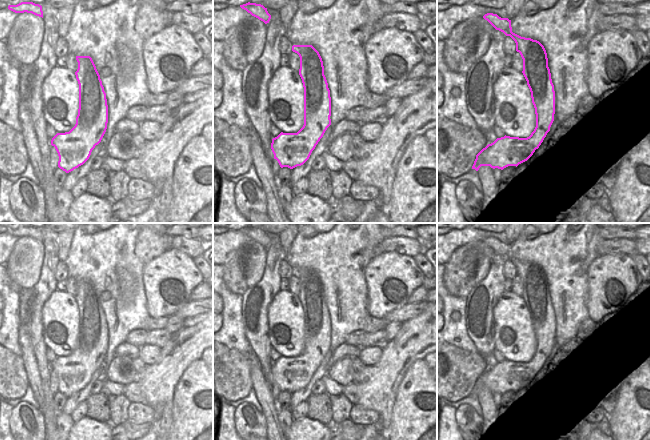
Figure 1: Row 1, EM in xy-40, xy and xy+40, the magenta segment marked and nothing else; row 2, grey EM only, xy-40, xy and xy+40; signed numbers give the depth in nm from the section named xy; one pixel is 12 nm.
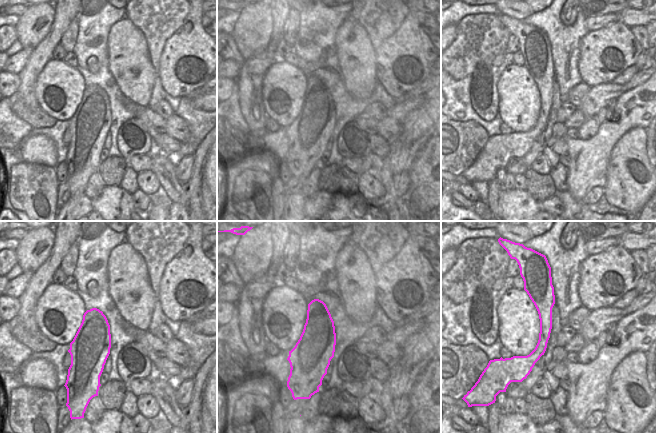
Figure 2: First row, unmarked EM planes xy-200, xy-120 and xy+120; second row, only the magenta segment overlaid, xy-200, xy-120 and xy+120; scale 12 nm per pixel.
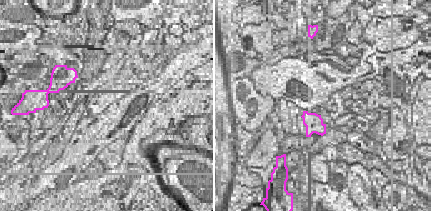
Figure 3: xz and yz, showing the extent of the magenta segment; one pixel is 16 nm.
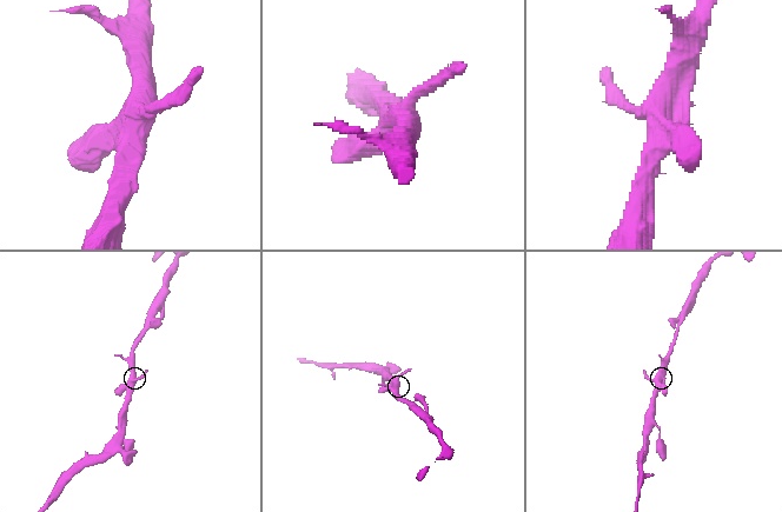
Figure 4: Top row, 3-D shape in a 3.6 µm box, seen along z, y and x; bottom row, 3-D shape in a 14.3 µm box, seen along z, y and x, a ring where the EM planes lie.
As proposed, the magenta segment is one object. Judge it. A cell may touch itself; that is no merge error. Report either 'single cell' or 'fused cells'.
single cell

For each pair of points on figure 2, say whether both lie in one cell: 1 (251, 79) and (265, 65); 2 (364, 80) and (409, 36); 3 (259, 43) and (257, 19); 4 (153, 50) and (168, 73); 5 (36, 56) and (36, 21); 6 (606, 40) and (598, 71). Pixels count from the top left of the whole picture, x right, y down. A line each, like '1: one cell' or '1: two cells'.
1: one cell
2: two cells
3: one cell
4: two cells
5: two cells
6: one cell

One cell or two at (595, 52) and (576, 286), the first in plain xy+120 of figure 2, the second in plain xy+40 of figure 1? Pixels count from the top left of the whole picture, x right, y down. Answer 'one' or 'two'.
two

